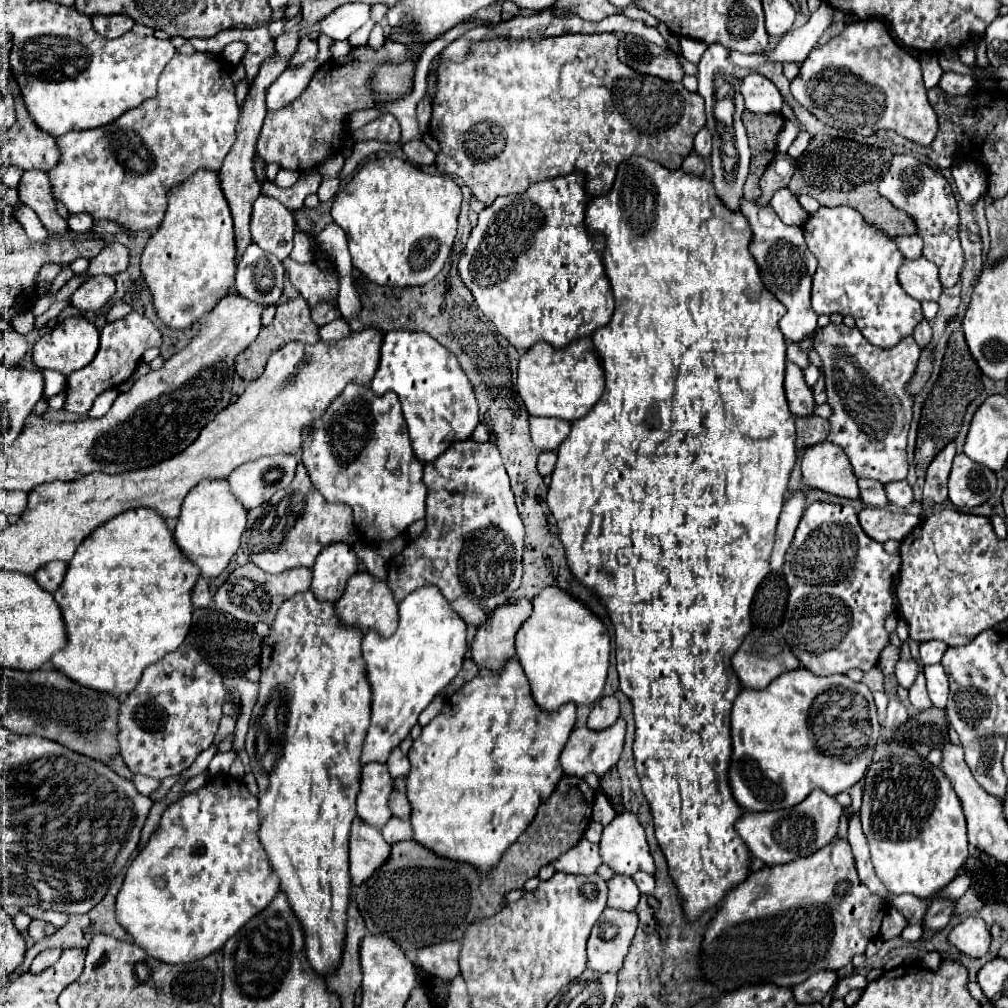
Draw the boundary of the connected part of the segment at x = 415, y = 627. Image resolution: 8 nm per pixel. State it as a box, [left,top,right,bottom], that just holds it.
[360,585,466,763]

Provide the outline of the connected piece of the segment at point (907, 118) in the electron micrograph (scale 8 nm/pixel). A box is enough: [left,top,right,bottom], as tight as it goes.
[790,21,938,147]

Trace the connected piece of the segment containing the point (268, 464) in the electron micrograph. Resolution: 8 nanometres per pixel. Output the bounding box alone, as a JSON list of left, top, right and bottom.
[228,455,298,509]

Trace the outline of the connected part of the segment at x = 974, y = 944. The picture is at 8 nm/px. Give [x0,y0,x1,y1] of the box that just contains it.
[948,917,990,957]

